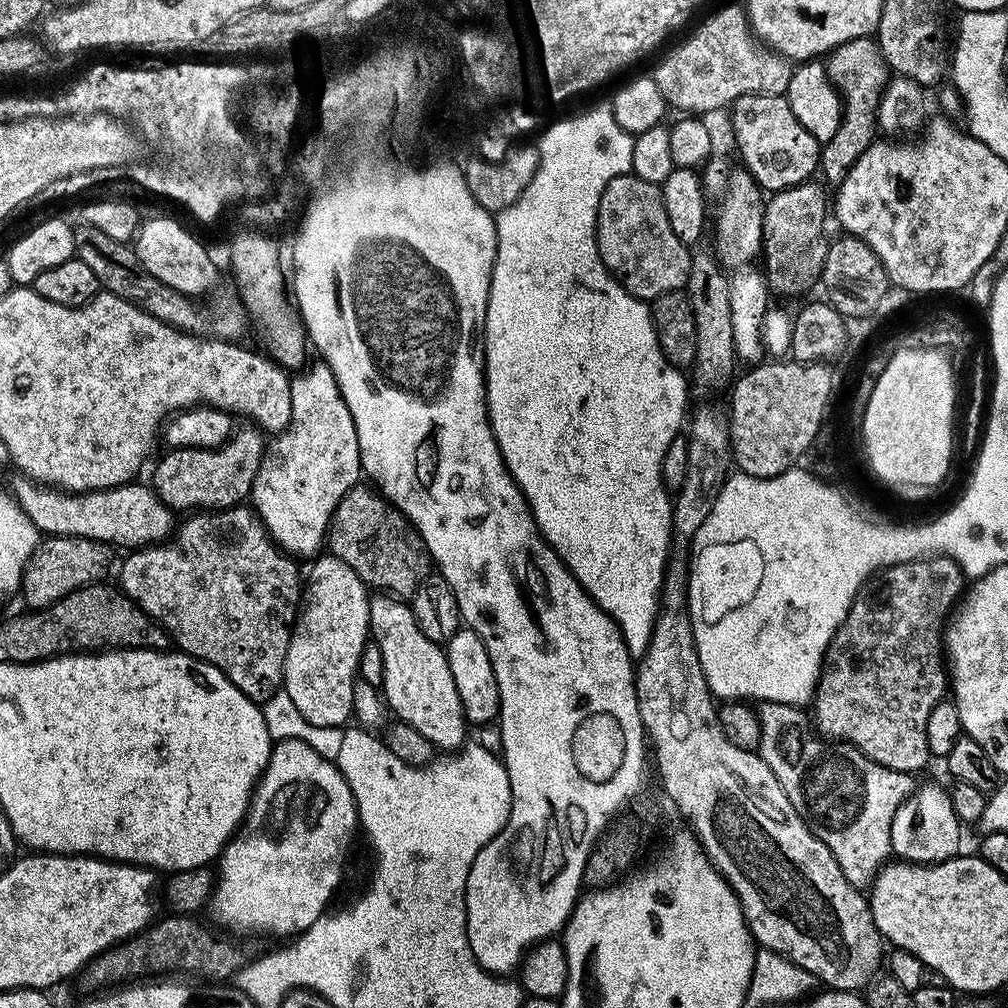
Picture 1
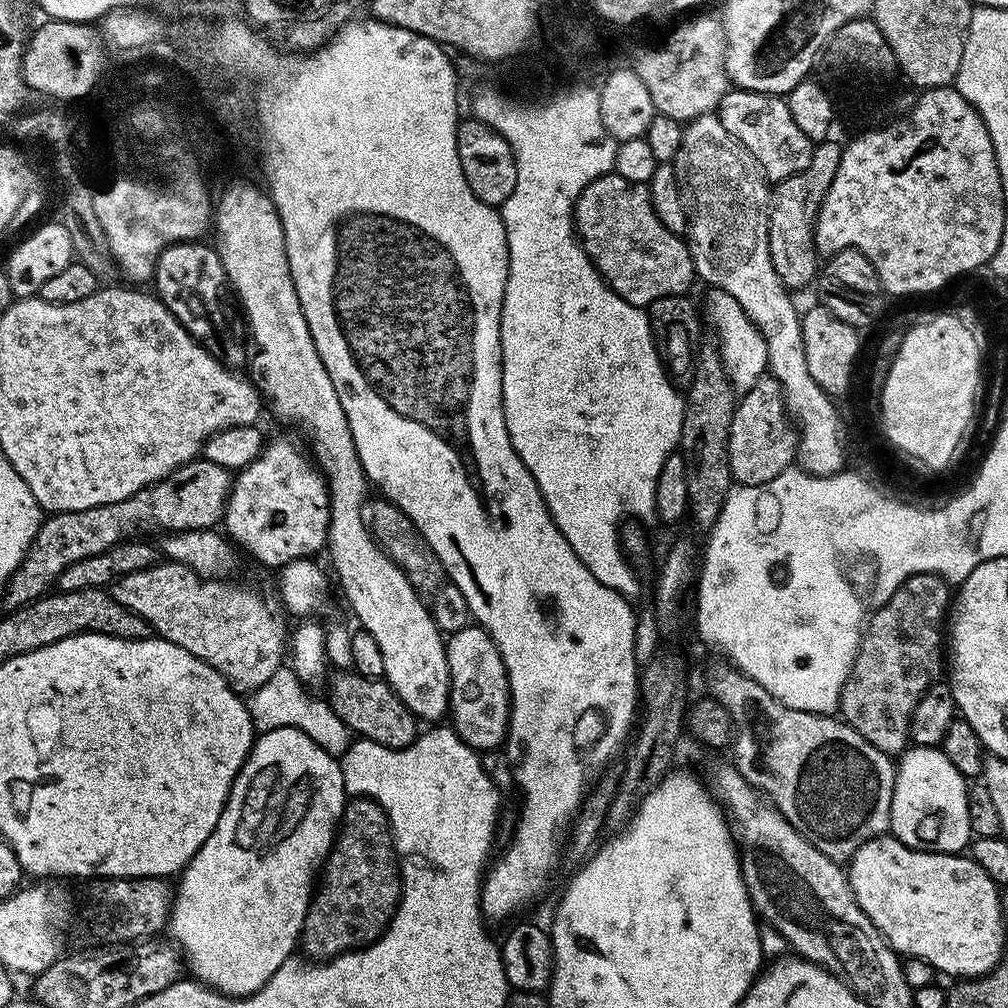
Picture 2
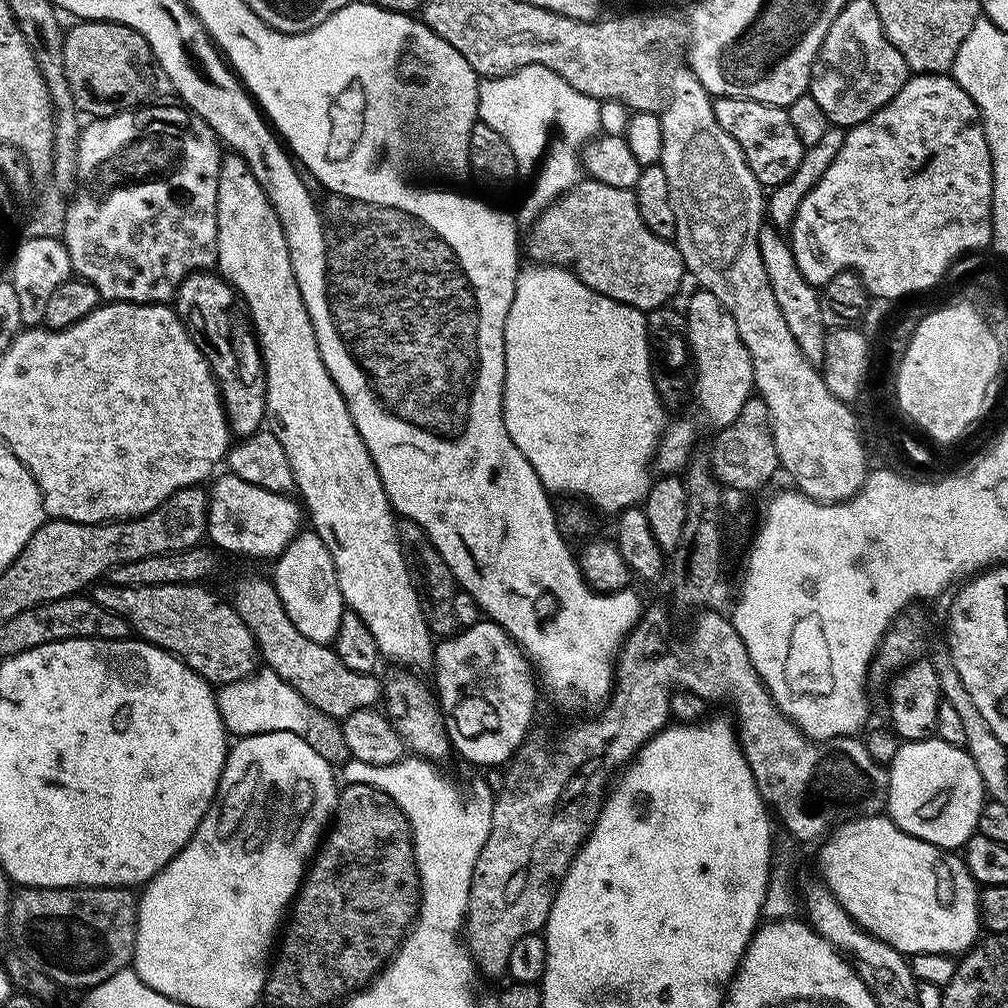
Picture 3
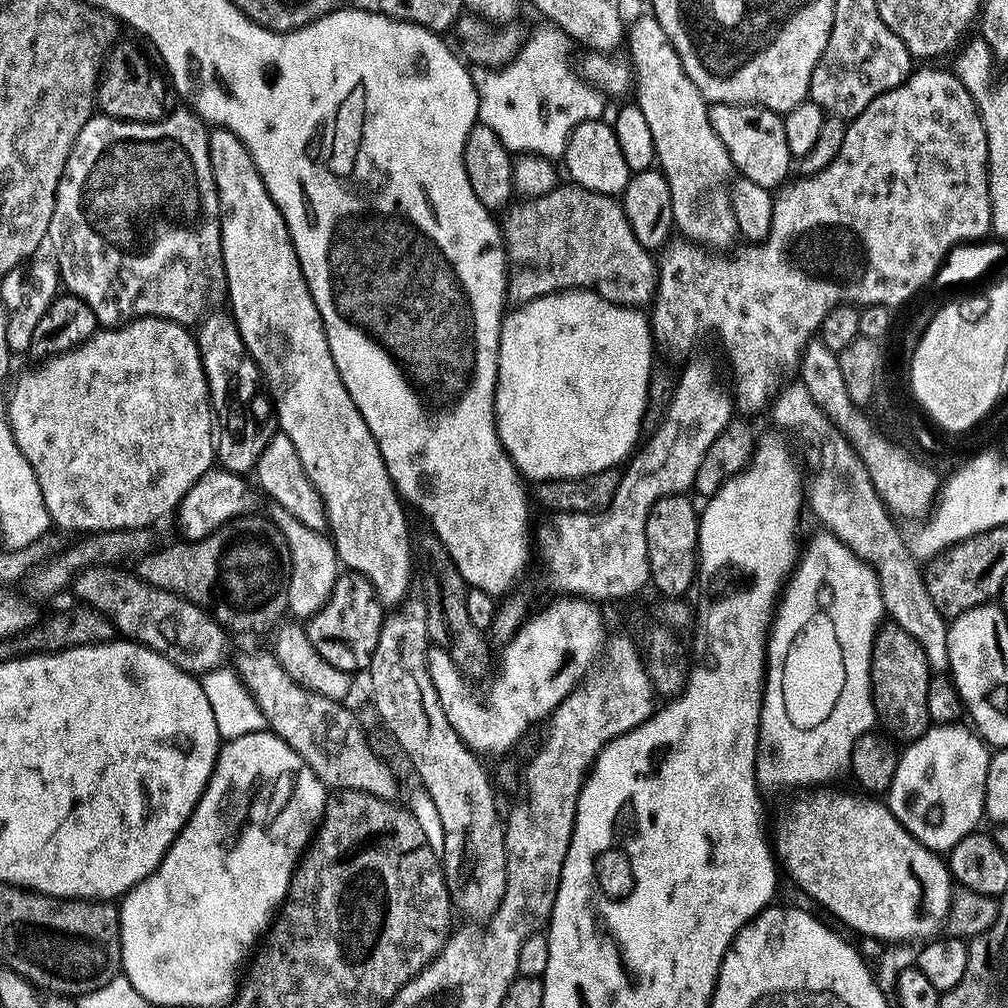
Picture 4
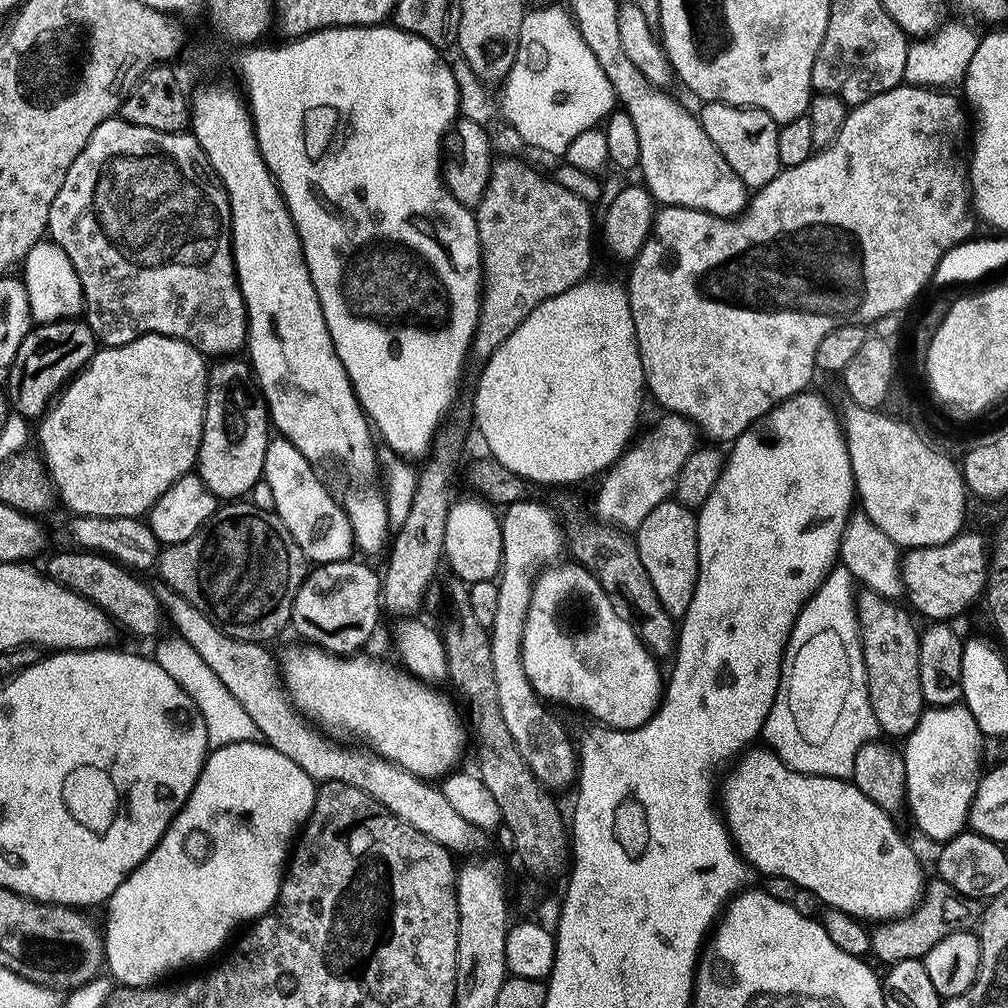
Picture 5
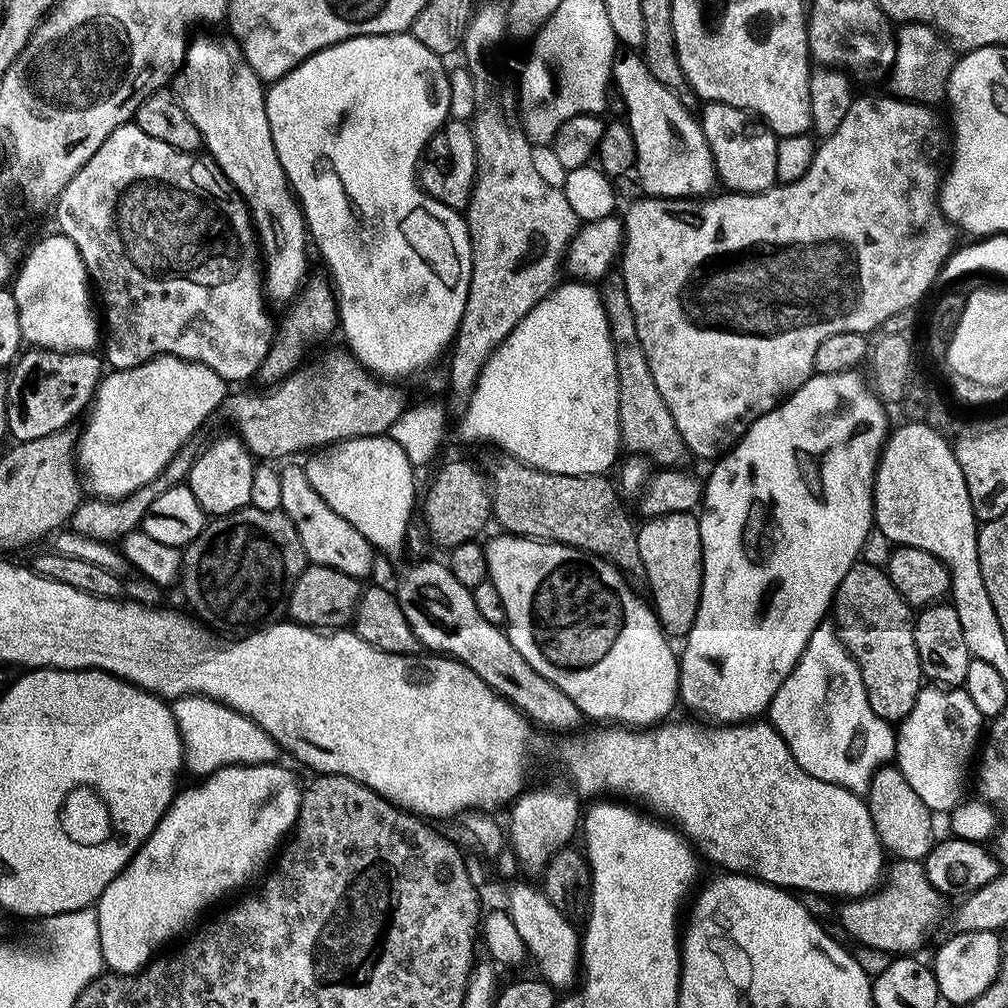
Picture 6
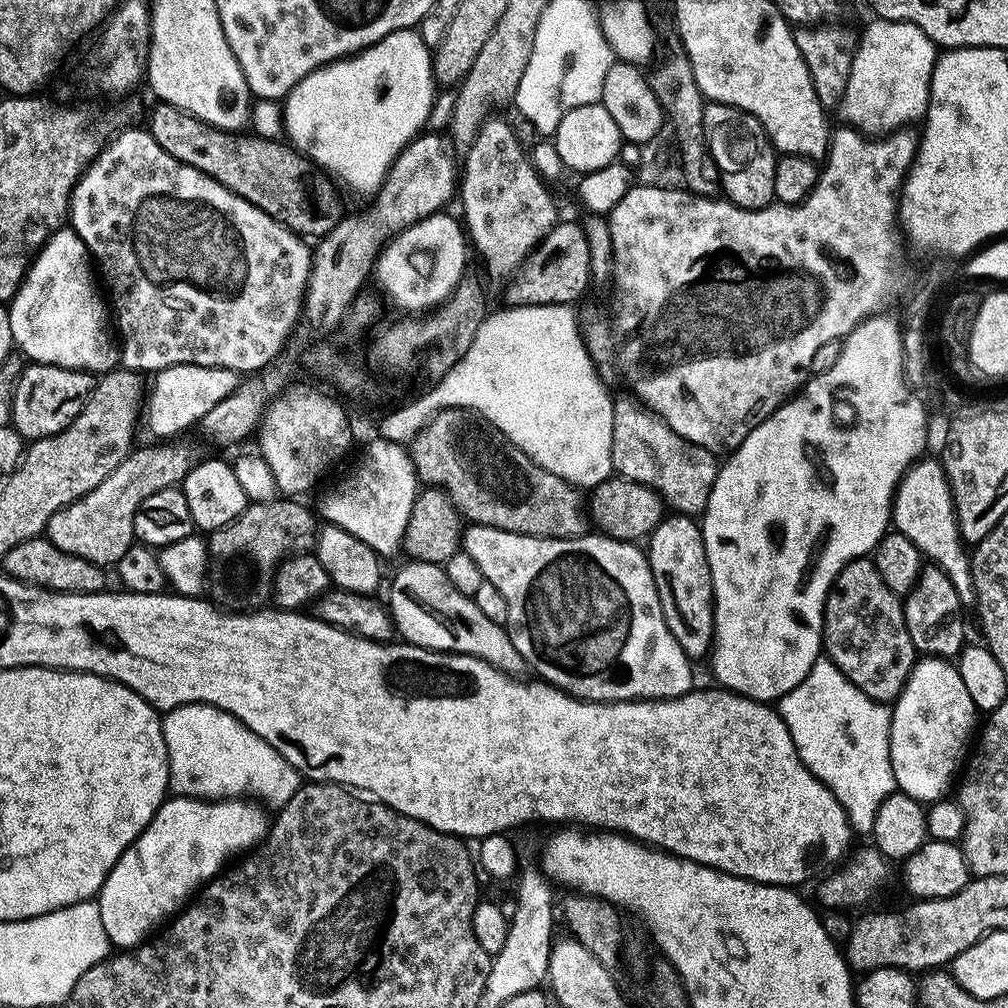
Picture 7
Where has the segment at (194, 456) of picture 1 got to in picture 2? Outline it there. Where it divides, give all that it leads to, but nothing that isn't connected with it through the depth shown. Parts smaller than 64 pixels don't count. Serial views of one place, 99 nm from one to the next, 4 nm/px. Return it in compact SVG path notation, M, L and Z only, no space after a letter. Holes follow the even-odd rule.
M197 458L177 468L165 480L144 489L139 496L98 506L94 510L49 515L33 536L28 555L20 561L8 579L7 588L3 589L5 609L15 610L39 600L51 589L48 588L51 584L53 587L59 581L63 572L74 566L74 562L82 562L82 558L94 558L94 554L102 554L115 544L139 537L140 528L149 528L159 534L215 529L224 519L233 479L233 473L228 469Z

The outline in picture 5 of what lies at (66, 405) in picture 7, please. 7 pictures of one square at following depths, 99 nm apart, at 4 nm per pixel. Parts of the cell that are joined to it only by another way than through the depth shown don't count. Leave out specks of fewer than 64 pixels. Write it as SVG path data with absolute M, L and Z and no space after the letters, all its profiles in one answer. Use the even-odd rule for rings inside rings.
M83 319L55 320L53 324L37 323L26 338L22 338L22 346L18 346L18 354L14 354L12 367L6 372L6 395L11 411L24 416L29 422L43 416L64 385L88 365L97 350L97 338Z

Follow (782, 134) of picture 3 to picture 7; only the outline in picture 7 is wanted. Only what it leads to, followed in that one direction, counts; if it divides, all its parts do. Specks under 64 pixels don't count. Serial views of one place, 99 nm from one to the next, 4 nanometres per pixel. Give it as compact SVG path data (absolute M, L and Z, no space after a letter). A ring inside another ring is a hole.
M705 103L704 137L720 171L723 195L739 208L765 208L774 200L774 170L778 153L754 114L729 104Z

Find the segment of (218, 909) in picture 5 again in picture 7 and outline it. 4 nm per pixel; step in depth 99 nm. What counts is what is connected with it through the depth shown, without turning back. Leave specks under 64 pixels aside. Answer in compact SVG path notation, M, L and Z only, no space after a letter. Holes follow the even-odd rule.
M248 798L165 799L136 843L120 855L98 893L102 926L109 941L120 950L135 949L163 916L171 917L177 911L176 903L183 896L191 897L201 885L211 881L235 852L259 845L270 827L263 811L259 803Z

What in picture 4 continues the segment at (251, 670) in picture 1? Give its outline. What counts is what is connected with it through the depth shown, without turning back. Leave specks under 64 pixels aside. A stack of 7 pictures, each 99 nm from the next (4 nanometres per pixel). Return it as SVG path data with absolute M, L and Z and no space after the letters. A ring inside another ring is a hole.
M92 564L84 568L72 581L71 591L76 591L76 596L81 605L98 610L112 619L117 633L137 644L144 644L150 650L162 654L170 662L177 664L184 672L203 674L214 671L225 663L228 656L229 633L213 618L211 612L201 608L199 604L190 602L173 592L158 590L158 586L150 586L150 582L141 580L135 571L124 566L109 566L107 564Z

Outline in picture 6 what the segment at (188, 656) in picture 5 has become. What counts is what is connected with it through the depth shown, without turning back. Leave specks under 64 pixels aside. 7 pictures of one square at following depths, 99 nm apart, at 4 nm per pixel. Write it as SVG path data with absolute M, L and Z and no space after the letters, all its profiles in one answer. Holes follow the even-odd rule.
M186 694L177 697L172 704L173 716L179 726L180 738L184 741L185 765L199 775L208 776L228 764L271 764L277 759L278 745L265 728L255 720L227 704L203 694Z

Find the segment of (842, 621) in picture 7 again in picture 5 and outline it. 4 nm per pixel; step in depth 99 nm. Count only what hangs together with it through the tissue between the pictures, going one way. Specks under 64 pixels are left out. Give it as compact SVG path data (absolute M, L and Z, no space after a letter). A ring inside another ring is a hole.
M861 591L856 597L856 620L860 623L864 673L868 675L868 701L874 710L874 718L885 737L907 738L926 705L920 681L920 632L912 621L913 613L901 604L878 592Z

